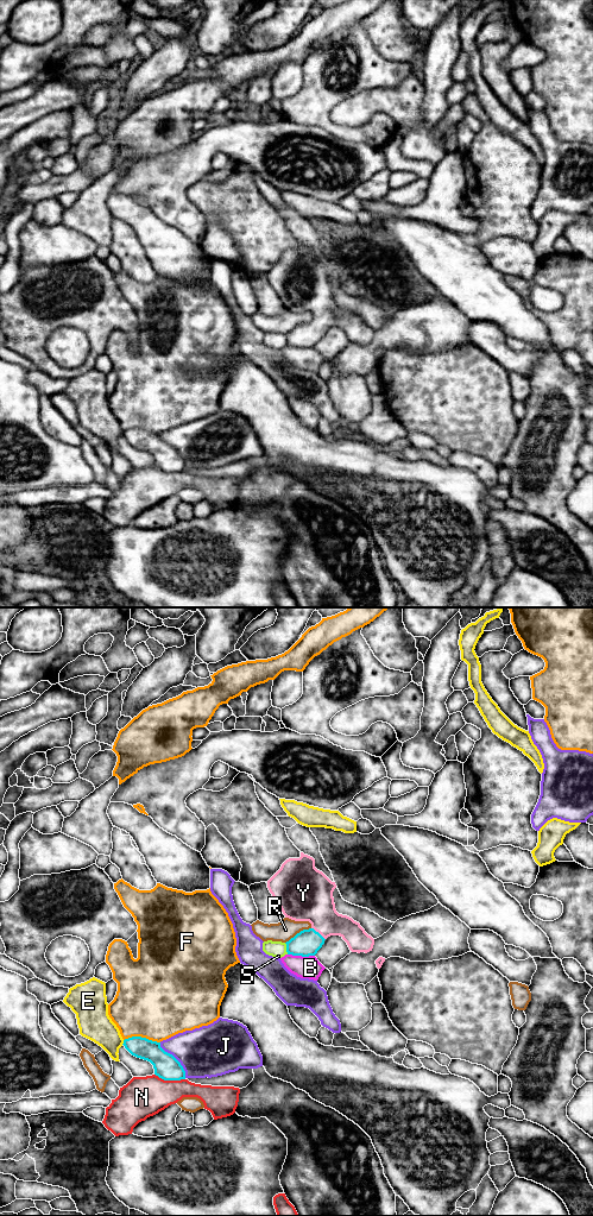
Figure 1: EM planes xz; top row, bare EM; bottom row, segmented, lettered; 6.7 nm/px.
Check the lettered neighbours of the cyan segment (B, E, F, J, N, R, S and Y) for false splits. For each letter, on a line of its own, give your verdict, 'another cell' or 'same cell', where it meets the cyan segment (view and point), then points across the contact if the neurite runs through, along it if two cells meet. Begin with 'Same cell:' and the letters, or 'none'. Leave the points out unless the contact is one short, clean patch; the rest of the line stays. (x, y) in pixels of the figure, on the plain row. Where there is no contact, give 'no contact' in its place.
Same cell: Y
B: another cell; meets cyan in xz at (301, 346)
E: another cell; meets cyan in xz at (124, 434)
F: another cell; meets cyan in xz at (140, 428)
J: another cell; meets cyan in xz at (176, 451)
N: another cell; meets cyan in xz at (170, 471)
R: another cell; meets cyan in xz at (297, 325)
S: another cell; meets cyan in xz at (286, 340)
Y: same cell; meets cyan in xz at (319, 325); runs through xz (307, 334), (319, 325), (319, 300), (309, 289)

